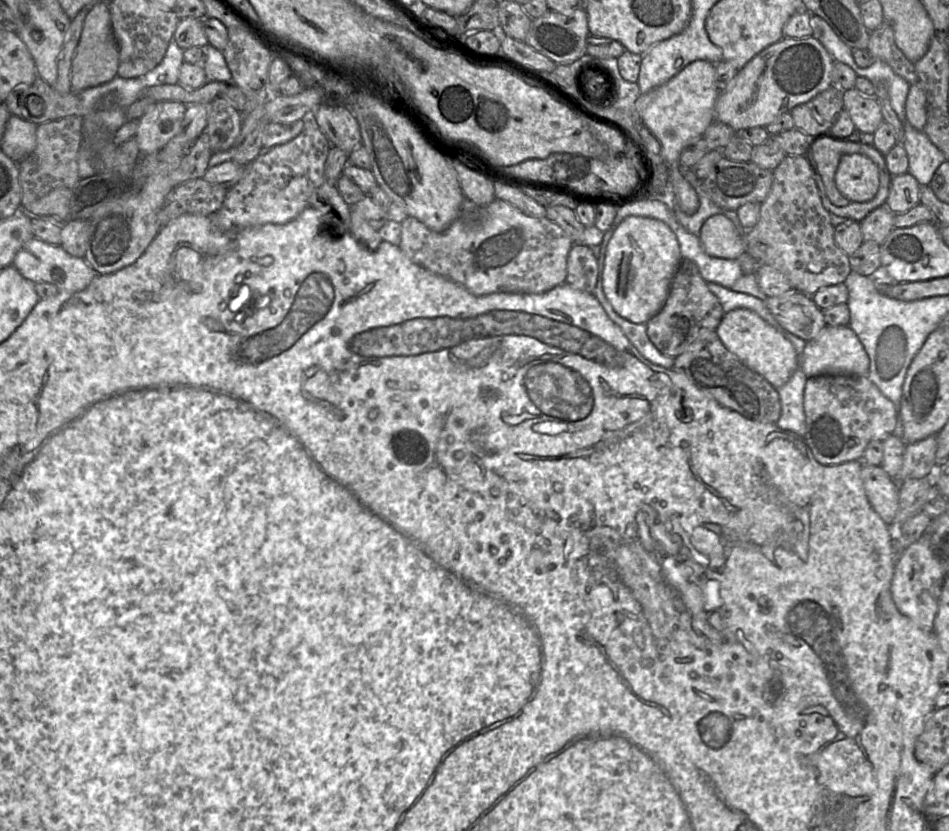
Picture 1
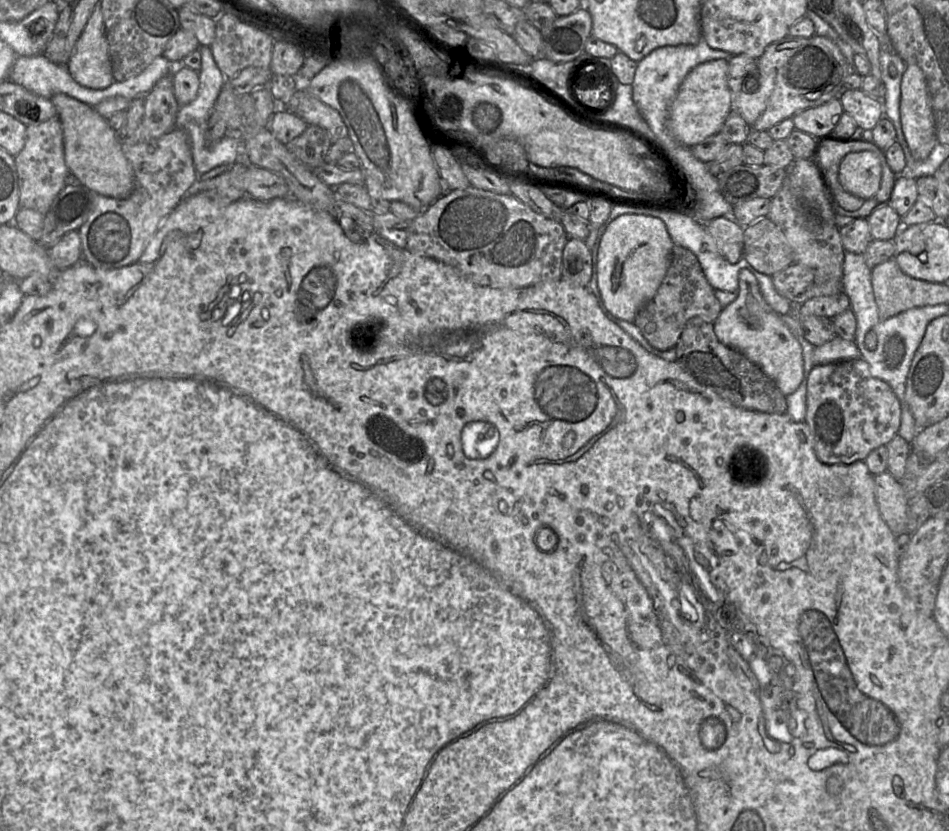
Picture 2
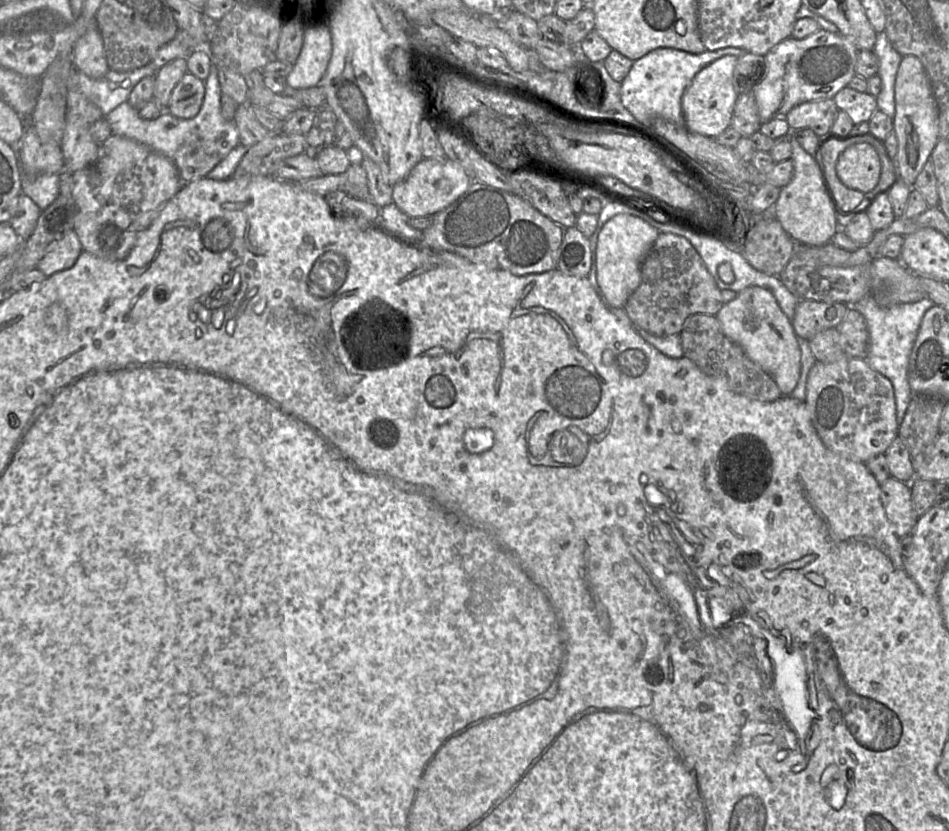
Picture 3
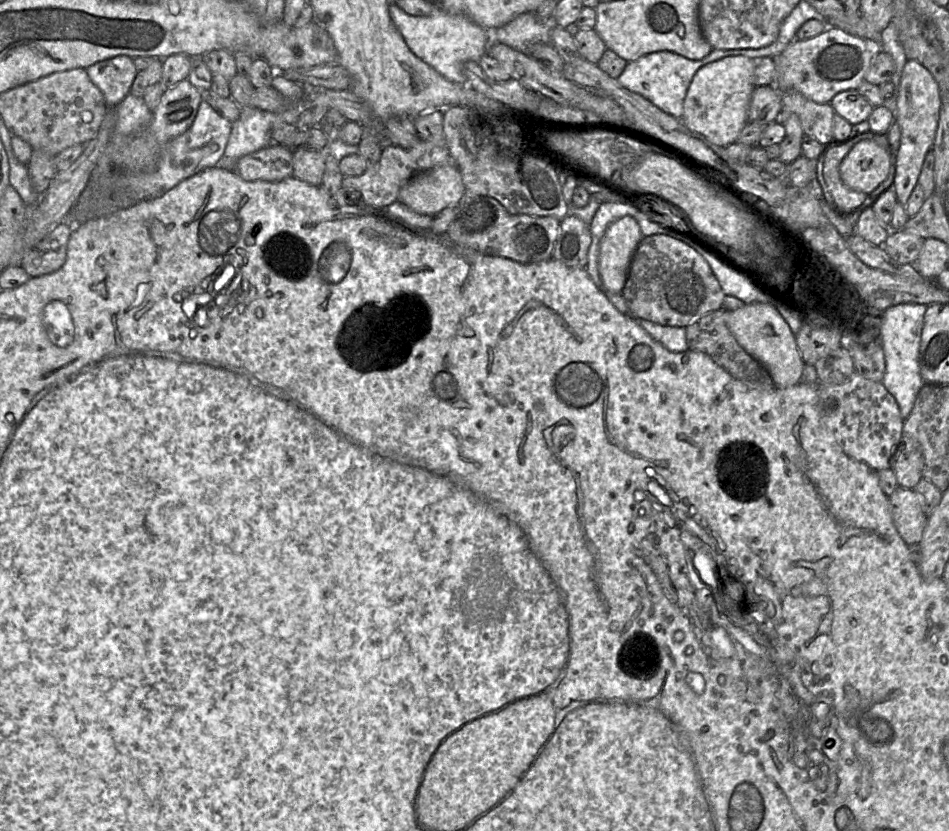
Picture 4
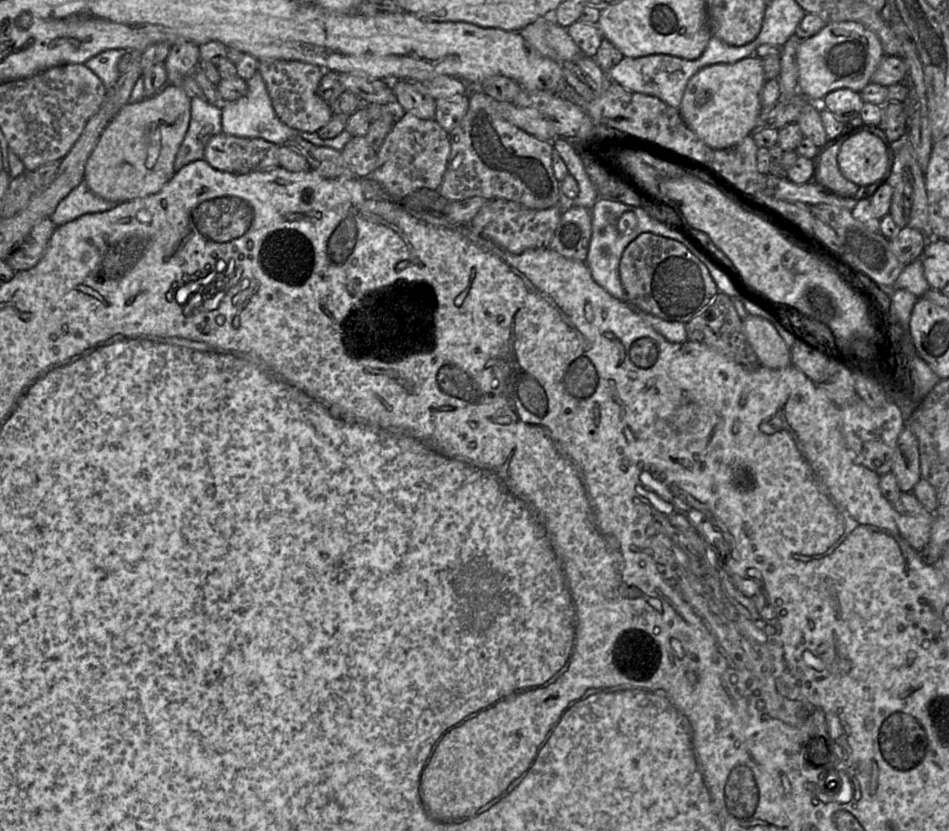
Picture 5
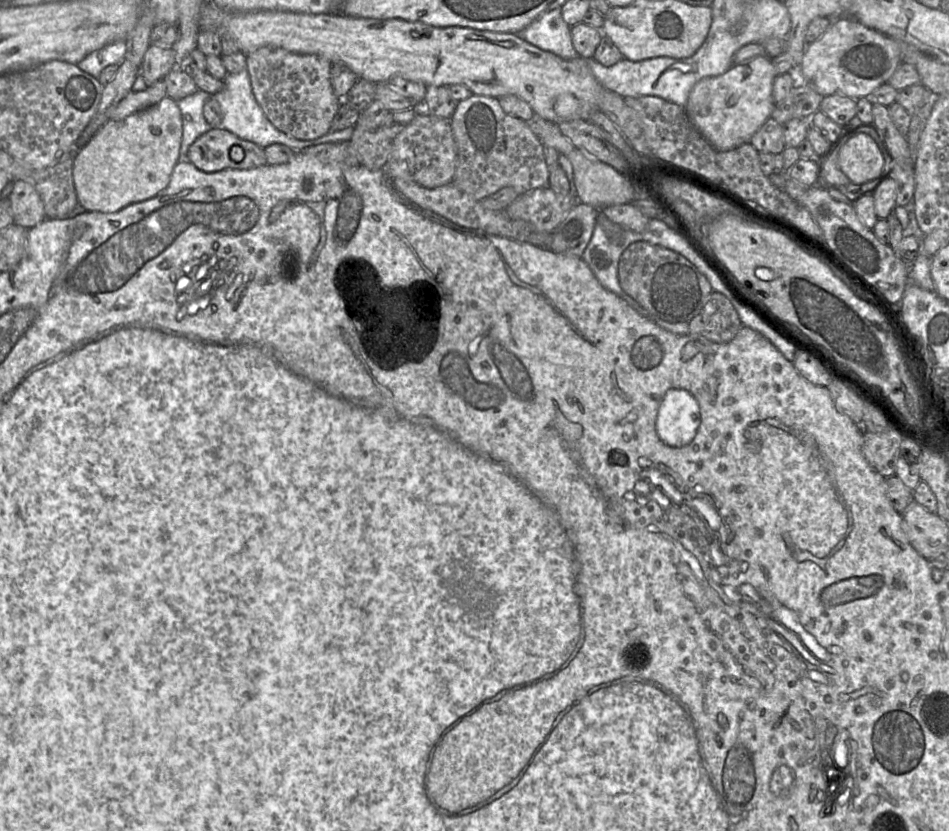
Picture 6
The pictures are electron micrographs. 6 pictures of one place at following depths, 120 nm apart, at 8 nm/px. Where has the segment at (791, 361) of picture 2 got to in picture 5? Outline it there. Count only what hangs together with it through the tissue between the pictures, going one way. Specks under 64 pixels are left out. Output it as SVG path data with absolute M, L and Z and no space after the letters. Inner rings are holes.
M748 315L743 320L743 327L747 340L762 366L782 369L791 365L790 348L770 321Z

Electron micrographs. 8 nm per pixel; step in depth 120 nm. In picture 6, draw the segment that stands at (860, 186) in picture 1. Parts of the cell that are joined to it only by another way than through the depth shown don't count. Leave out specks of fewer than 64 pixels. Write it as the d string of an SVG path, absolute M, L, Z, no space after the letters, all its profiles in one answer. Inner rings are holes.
M862 132L841 146L838 166L851 183L864 184L881 175L884 157L874 139Z

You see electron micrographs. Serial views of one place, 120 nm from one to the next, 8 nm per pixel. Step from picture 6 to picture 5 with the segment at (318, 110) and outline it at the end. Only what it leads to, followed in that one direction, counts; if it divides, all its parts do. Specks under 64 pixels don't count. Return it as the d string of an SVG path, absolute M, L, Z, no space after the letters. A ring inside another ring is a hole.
M260 61L261 74L278 118L288 127L307 133L317 133L332 117L331 105L317 93L324 70L316 65L300 61Z

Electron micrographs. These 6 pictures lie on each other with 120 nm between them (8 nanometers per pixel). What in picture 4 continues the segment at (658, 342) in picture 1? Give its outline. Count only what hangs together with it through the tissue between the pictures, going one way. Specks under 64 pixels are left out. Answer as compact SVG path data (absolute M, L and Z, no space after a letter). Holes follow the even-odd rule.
M663 234L643 237L640 241L621 292L629 314L663 326L686 328L692 321L723 307L724 293L704 258L688 244Z

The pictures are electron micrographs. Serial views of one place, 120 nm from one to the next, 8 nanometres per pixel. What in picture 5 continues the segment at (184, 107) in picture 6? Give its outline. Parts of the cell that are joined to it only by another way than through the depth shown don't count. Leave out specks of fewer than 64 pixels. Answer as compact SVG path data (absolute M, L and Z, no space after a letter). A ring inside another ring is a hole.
M205 98L191 99L190 122L175 157L174 172L193 161L203 160L209 140L222 132L221 117L220 104L209 104Z

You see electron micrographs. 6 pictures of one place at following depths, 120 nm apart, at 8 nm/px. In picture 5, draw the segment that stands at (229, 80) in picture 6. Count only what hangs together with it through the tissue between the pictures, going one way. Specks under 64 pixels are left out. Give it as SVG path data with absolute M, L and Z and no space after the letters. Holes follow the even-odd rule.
M258 71L246 83L248 91L245 96L234 101L221 103L223 133L243 138L262 138L276 145L284 145L291 138L301 137L307 142L324 147L324 142L327 142L327 139L320 138L317 133L307 133L290 128L278 118L266 84Z

